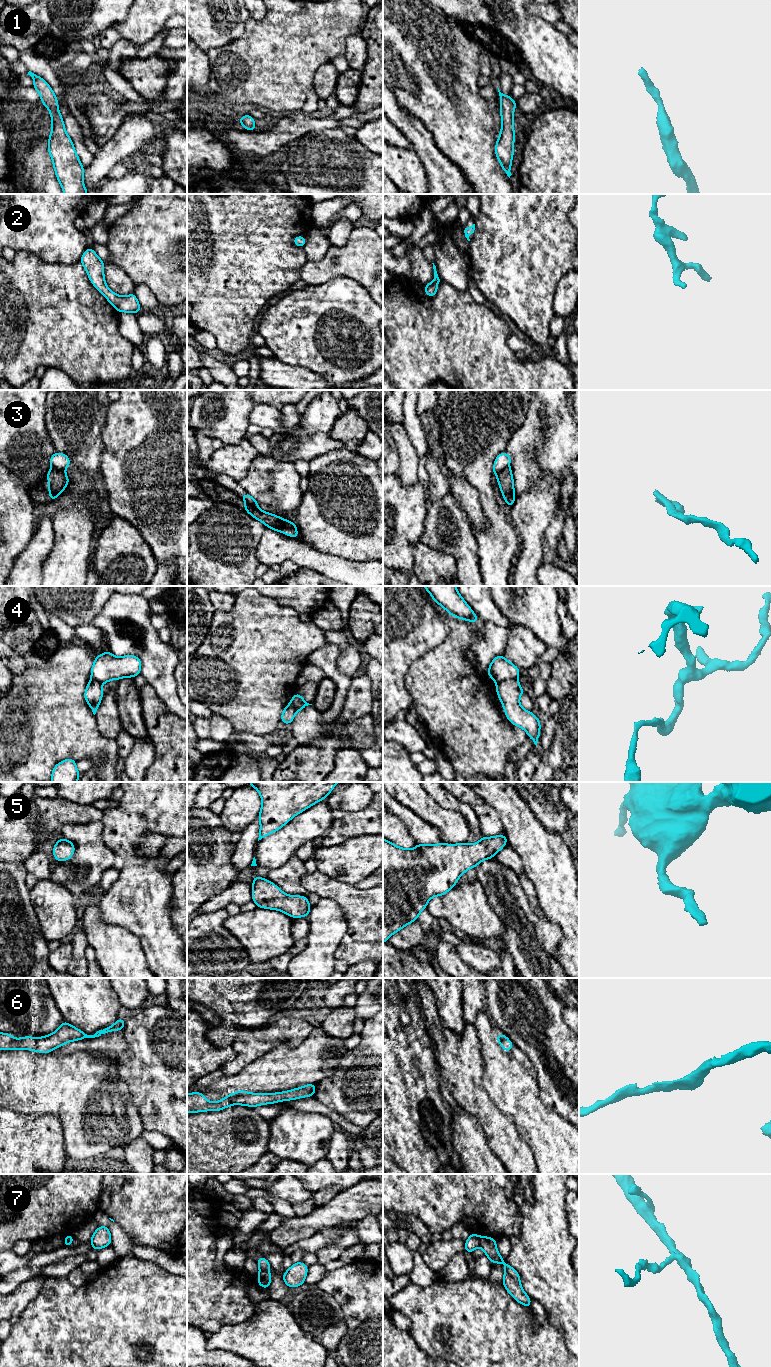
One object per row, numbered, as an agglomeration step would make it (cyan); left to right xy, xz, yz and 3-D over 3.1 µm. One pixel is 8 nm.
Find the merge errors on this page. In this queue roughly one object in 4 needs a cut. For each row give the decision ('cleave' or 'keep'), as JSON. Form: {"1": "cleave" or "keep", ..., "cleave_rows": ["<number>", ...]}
{"1": "keep", "2": "keep", "3": "cleave", "4": "cleave", "5": "keep", "6": "keep", "7": "cleave", "cleave_rows": ["3", "4", "7"]}

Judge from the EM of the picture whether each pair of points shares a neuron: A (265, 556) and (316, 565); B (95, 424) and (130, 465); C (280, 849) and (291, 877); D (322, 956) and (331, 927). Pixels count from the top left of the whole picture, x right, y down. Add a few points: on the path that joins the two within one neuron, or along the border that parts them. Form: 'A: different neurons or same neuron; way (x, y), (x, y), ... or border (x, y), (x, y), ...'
A: same neuron; way (278, 553), (300, 553), (303, 555)
B: different neurons; border (107, 408), (102, 431), (101, 455)
C: different neurons; border (294, 855), (280, 866), (270, 870)
D: same neuron; way (322, 949), (322, 940), (325, 934)

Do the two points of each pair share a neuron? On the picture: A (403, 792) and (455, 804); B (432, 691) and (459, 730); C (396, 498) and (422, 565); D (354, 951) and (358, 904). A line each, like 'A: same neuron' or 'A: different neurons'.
A: different neurons
B: same neuron
C: different neurons
D: same neuron

